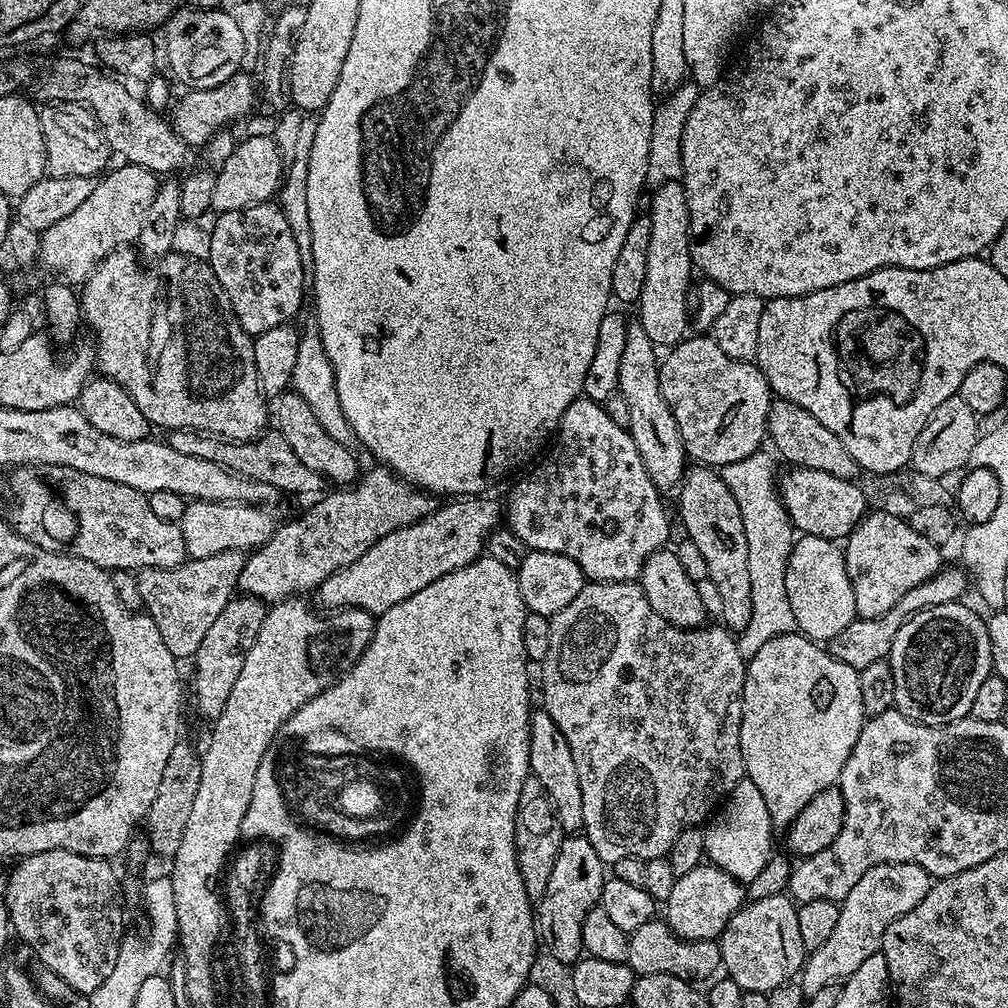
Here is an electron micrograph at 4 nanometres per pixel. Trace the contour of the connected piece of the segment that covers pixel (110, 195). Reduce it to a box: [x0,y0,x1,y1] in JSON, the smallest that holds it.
[39,162,158,285]

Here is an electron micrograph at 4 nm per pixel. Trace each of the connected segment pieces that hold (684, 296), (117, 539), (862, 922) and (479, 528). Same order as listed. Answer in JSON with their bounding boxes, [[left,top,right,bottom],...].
[[638,180,692,346],[8,466,186,570],[798,862,934,997],[318,498,502,614]]

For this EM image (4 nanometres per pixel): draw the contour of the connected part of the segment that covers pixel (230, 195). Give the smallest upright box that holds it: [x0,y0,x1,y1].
[211,135,285,214]

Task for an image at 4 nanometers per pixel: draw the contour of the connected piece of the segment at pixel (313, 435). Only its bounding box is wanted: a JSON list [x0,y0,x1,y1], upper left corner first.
[274,390,362,486]

